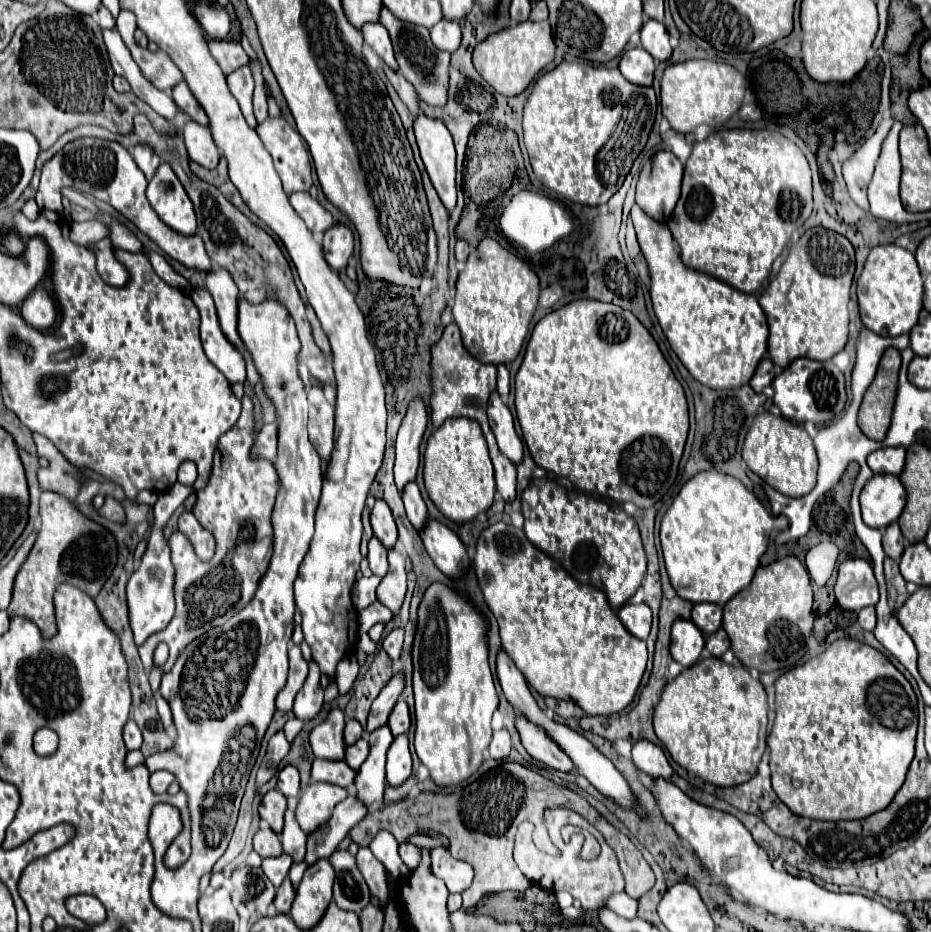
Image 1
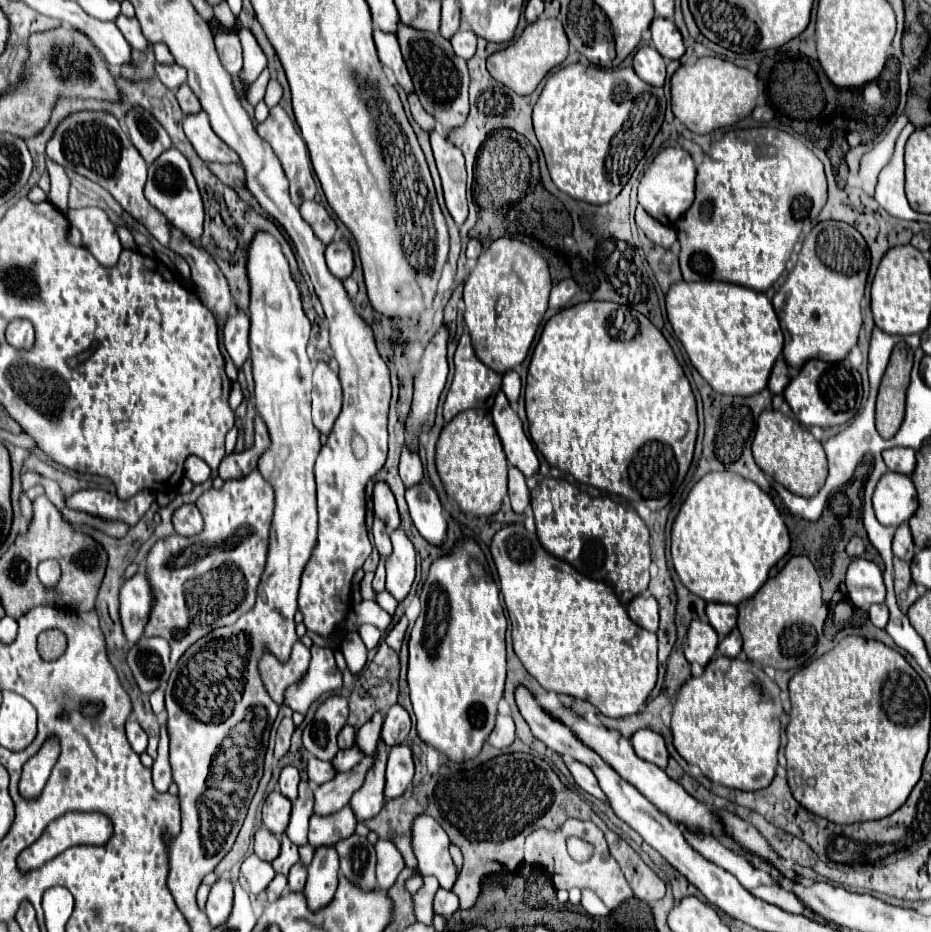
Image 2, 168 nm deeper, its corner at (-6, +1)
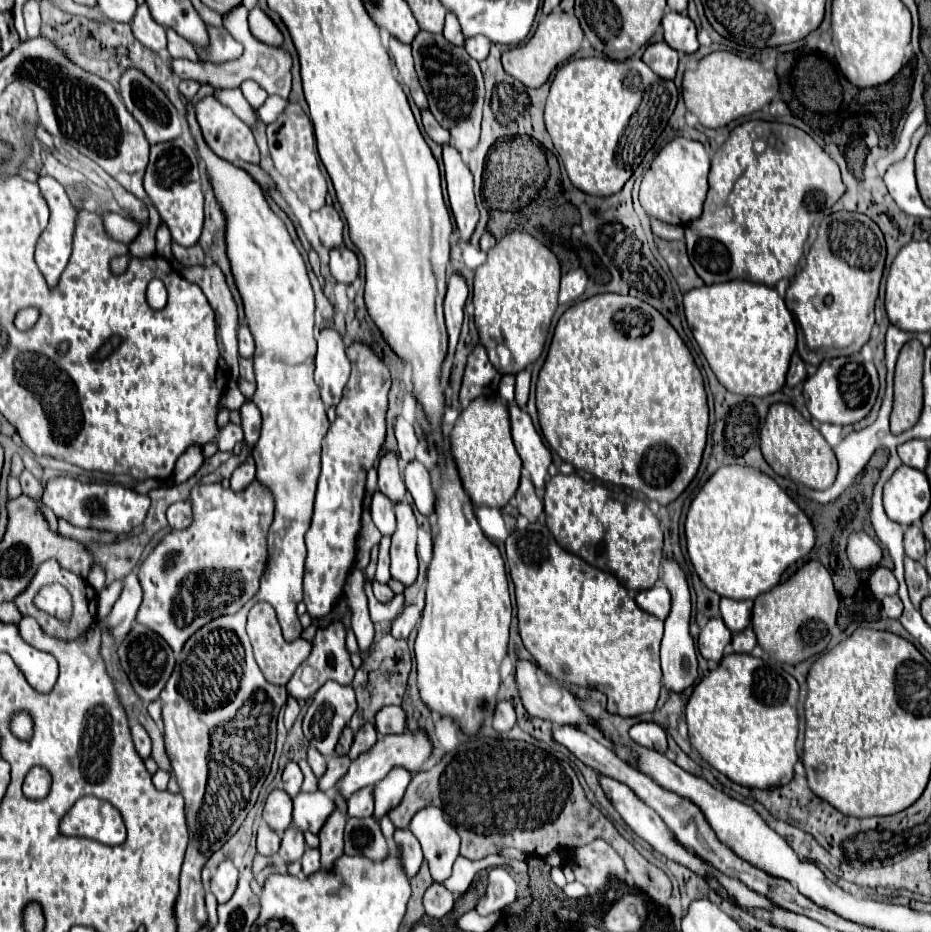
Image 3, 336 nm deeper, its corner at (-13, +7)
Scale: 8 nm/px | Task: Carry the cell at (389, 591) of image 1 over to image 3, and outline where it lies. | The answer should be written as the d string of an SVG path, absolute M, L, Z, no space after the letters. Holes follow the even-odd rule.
M400 501L394 505L398 527L392 535L390 547L390 573L392 579L402 581L404 585L412 585L418 575L418 559L416 559L416 517L408 501Z

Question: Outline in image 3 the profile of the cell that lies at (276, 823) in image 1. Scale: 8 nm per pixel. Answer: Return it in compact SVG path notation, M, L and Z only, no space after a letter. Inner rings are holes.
M276 789L268 795L264 813L264 821L274 829L276 833L282 833L292 823L292 799L282 789Z

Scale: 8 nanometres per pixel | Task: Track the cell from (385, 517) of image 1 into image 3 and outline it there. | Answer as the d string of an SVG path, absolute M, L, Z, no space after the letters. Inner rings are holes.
M386 451L378 463L378 489L392 501L402 501L406 487L398 467L398 457L394 451Z

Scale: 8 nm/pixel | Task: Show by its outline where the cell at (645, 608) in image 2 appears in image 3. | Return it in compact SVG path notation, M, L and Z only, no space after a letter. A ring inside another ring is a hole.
M656 585L656 587L652 587L652 589L640 591L640 593L636 595L636 603L638 603L644 611L648 611L648 613L660 617L660 619L666 619L668 613L670 613L670 593L668 593L668 589L662 587L662 585Z

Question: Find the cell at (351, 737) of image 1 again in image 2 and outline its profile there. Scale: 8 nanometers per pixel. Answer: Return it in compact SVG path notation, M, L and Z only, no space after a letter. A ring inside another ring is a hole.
M345 725L339 735L339 749L349 749L355 745L355 729L351 725Z

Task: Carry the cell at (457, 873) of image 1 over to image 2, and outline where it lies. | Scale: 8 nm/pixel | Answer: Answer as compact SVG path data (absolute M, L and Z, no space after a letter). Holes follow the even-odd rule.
M427 815L415 819L413 847L421 875L435 875L443 889L453 889L459 871L449 855L449 837L435 819Z

